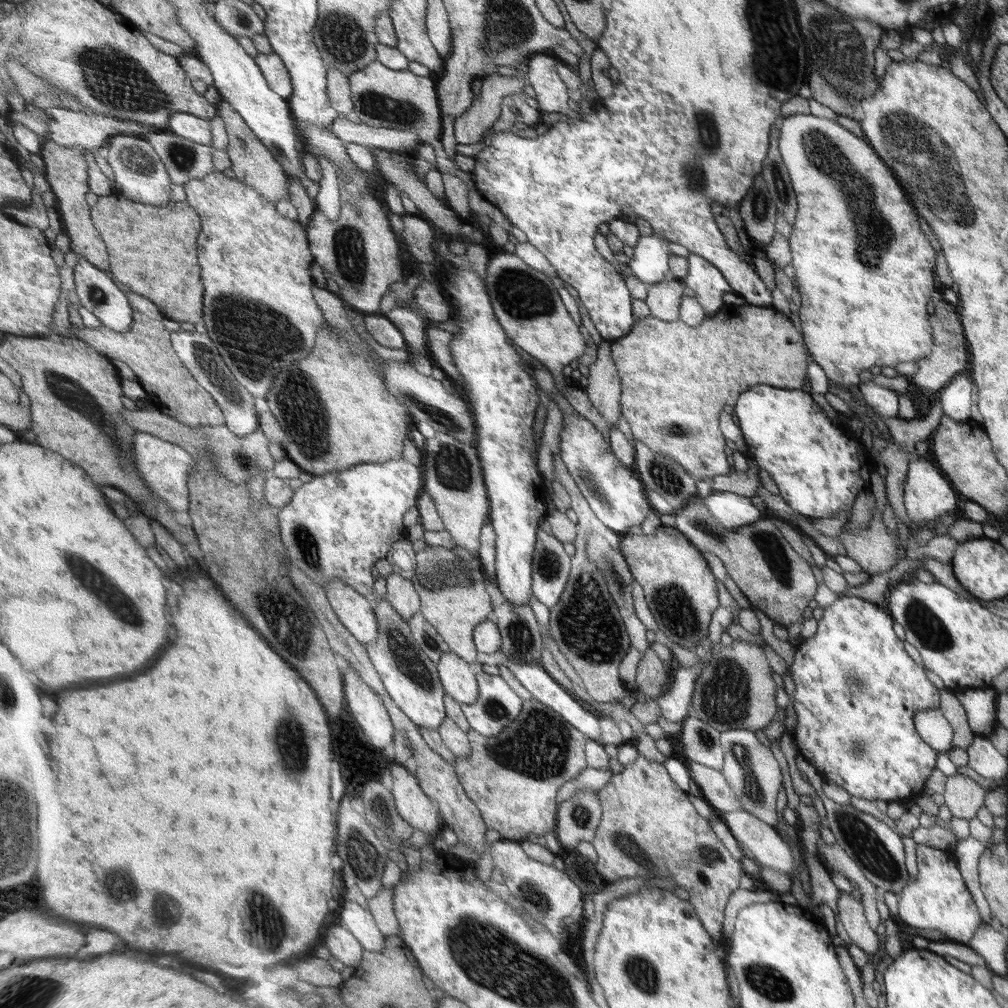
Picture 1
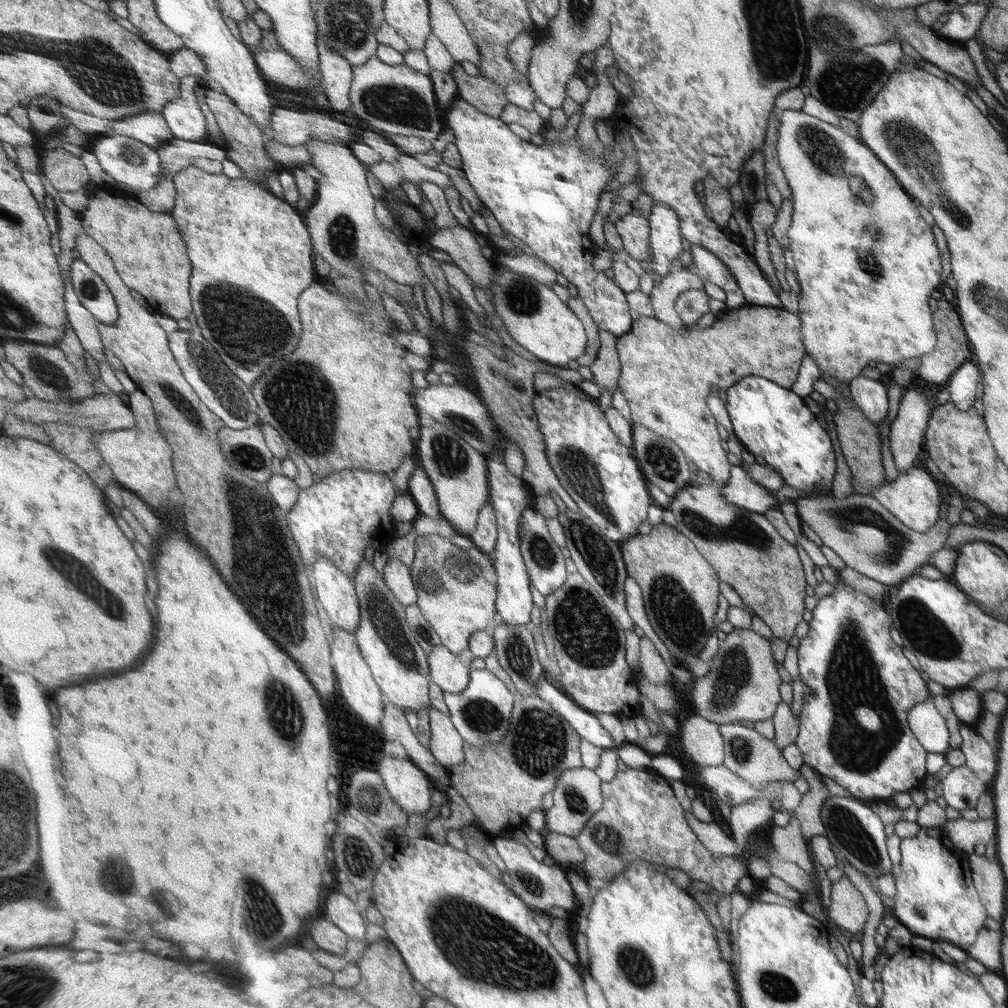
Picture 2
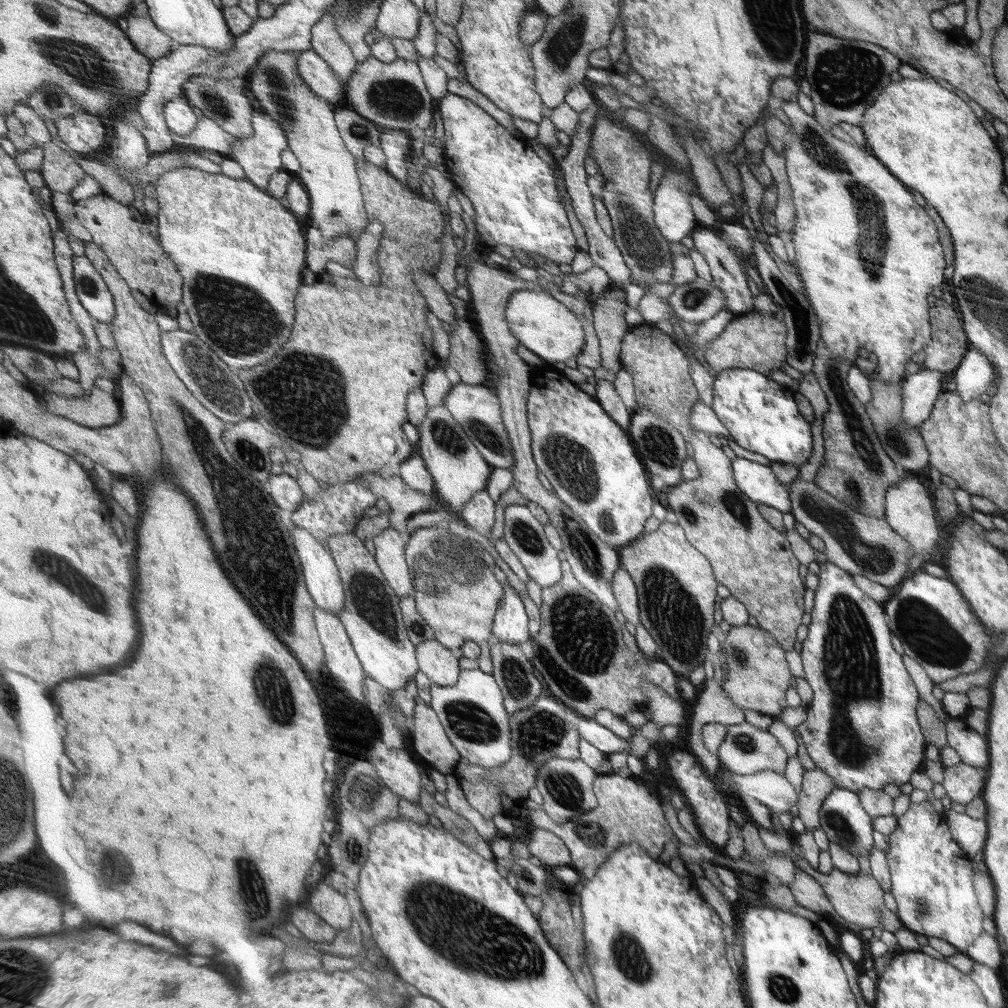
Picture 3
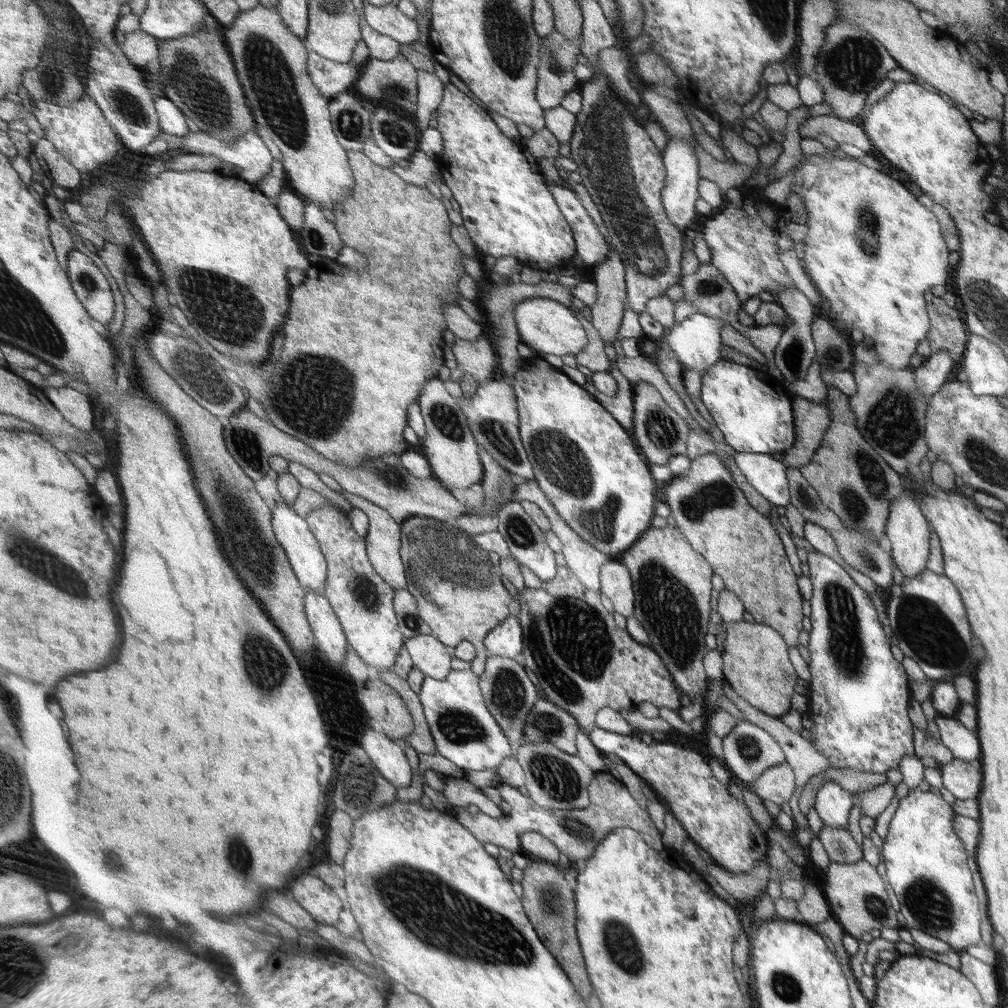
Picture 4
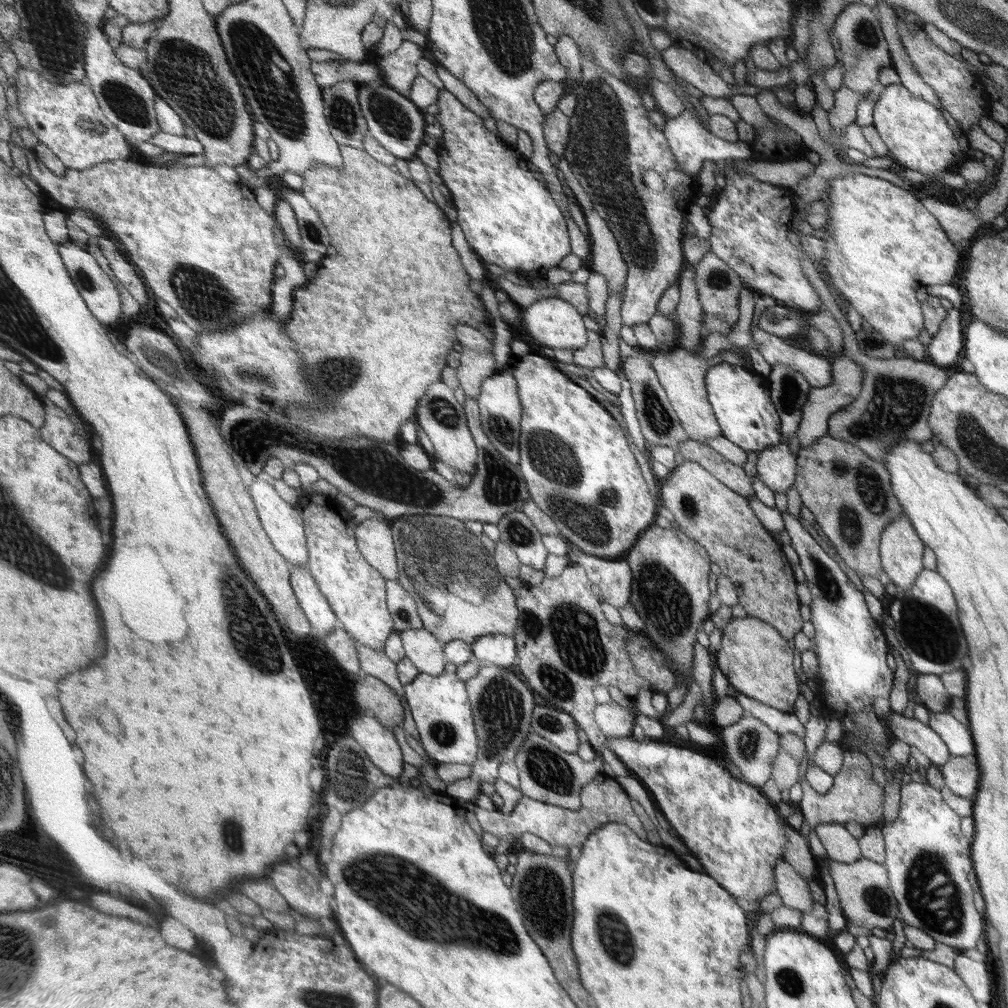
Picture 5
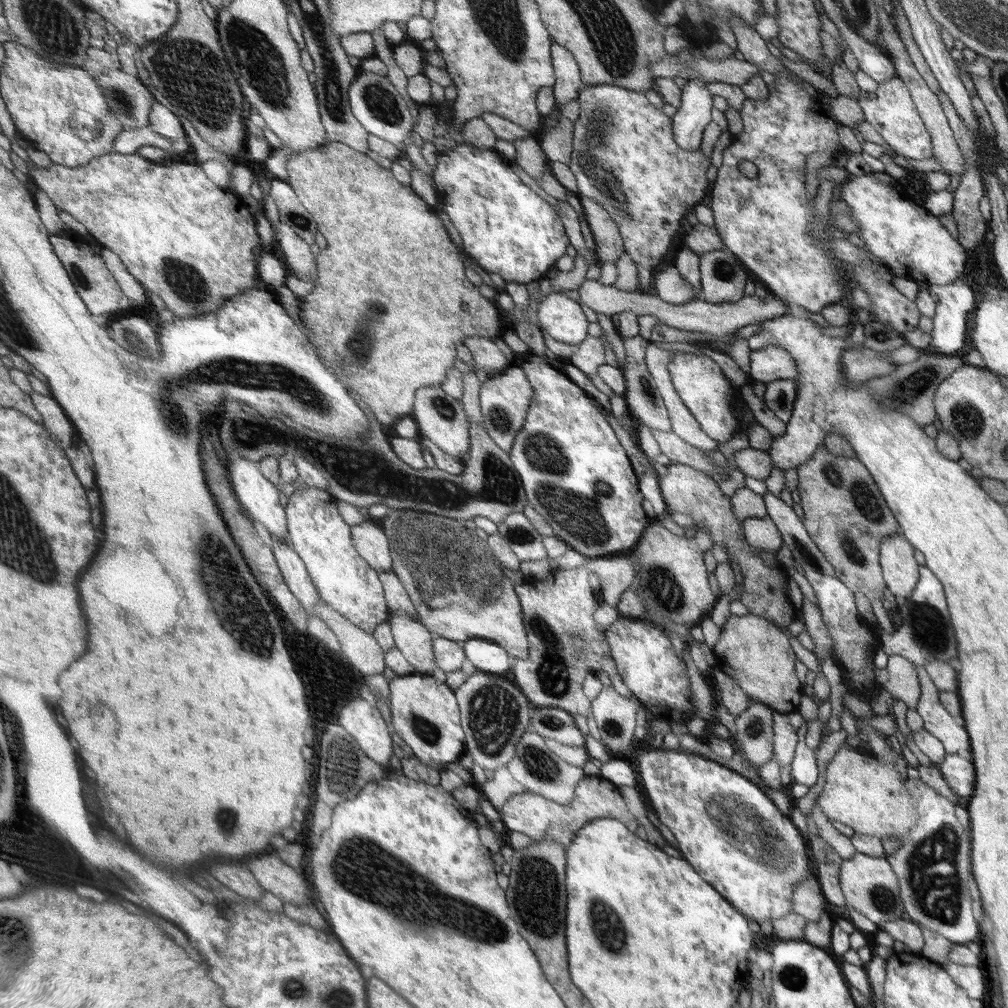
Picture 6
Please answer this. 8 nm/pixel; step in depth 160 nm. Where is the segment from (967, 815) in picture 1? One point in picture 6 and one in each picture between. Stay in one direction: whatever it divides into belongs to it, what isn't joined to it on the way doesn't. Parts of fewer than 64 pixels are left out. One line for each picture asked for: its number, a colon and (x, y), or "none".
2: (960, 789)
3: (961, 782)
4: (963, 781)
5: (960, 776)
6: (959, 774)

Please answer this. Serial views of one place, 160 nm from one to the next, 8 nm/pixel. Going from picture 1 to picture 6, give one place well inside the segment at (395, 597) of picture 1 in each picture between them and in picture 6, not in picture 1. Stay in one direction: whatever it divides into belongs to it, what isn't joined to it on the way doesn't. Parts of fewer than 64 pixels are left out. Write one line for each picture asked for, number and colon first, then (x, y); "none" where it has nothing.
2: (399, 578)
3: (390, 545)
4: (384, 538)
5: (376, 541)
6: (372, 543)

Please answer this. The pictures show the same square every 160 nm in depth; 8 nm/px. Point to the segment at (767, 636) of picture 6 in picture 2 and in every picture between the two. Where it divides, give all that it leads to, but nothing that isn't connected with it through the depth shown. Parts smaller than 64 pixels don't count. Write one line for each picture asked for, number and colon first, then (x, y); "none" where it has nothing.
2: (741, 685)
3: (757, 677)
4: (755, 665)
5: (753, 657)

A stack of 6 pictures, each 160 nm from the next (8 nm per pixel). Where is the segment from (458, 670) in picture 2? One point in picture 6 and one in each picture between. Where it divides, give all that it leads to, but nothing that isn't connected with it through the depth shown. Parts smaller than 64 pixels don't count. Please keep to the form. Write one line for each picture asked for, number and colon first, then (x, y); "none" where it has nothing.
3: (435, 660)
4: (429, 654)
5: (427, 652)
6: (412, 637)

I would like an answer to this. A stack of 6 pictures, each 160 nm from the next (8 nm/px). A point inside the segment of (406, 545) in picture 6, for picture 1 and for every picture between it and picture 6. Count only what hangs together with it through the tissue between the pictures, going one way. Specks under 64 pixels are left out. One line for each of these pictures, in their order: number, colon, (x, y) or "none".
1: (452, 584)
2: (454, 595)
3: (457, 593)
4: (459, 589)
5: (433, 551)

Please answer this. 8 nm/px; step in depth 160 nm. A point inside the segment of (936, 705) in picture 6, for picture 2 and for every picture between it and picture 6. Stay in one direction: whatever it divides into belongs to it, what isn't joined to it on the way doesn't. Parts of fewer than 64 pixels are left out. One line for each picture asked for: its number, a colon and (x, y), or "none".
2: (979, 756)
3: (972, 749)
4: (964, 746)
5: (954, 734)

